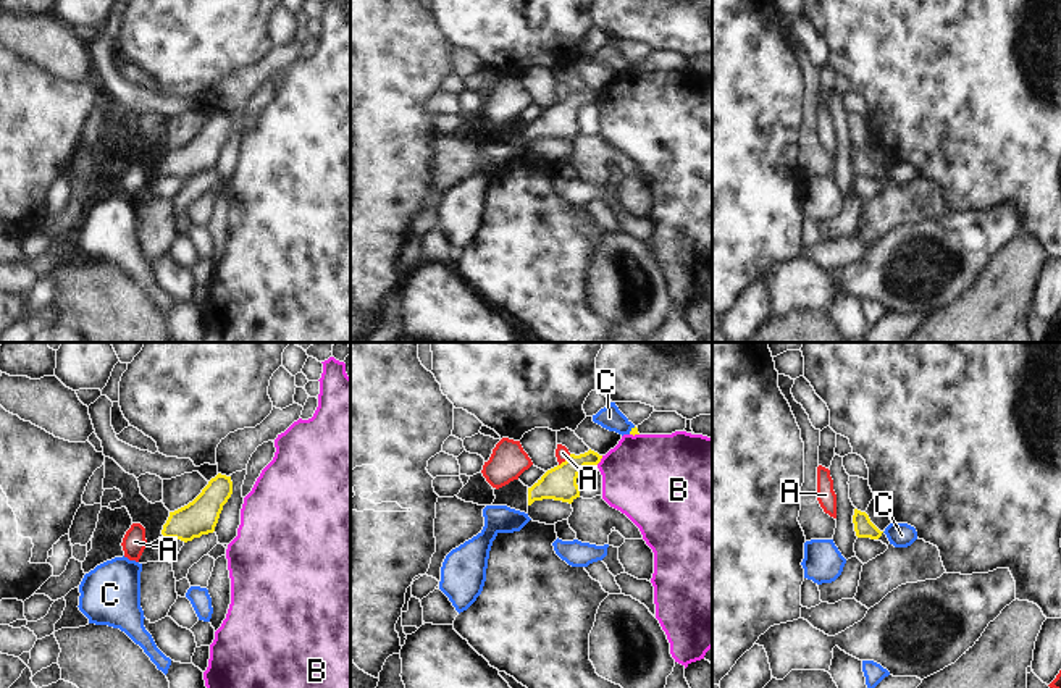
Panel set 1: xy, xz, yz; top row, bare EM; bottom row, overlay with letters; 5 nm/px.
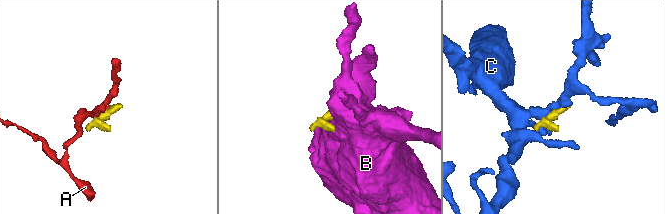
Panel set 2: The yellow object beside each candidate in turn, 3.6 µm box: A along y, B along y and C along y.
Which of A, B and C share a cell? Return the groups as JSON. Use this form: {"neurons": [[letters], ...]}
{"neurons": [["A"], ["B"], ["C"]]}

